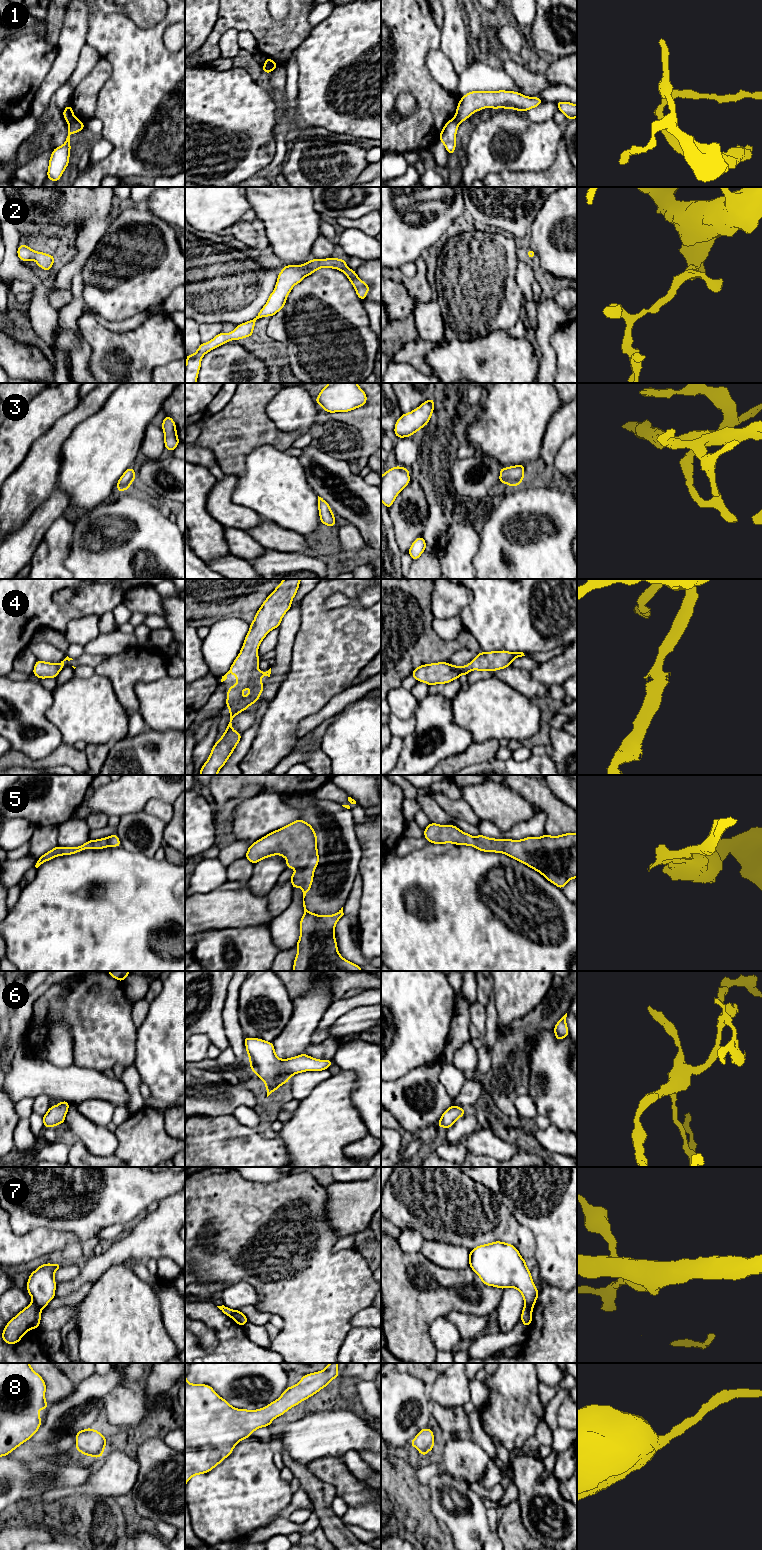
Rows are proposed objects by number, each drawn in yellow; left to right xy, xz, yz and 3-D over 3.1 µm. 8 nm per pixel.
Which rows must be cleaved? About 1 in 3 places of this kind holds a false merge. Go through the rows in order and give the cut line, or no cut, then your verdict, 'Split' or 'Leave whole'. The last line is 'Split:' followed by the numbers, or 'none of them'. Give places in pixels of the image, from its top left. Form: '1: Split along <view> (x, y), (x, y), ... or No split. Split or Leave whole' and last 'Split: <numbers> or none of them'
1: Split along xz (264, 63), (272, 69). Split
2: No split. Leave whole
3: No split. Leave whole
4: No split. Leave whole
5: No split. Leave whole
6: No split. Leave whole
7: Split along xy (32, 1301), (41, 1309). Split
8: No split. Leave whole
Split: 1, 7

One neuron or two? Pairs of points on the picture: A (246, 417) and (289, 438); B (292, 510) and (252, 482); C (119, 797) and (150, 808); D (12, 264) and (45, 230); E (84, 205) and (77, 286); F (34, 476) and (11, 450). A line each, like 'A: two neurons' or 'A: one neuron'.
A: one neuron
B: one neuron
C: two neurons
D: two neurons
E: two neurons
F: two neurons

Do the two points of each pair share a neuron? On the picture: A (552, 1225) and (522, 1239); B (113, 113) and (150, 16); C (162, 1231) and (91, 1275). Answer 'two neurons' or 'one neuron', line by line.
A: two neurons
B: two neurons
C: one neuron

